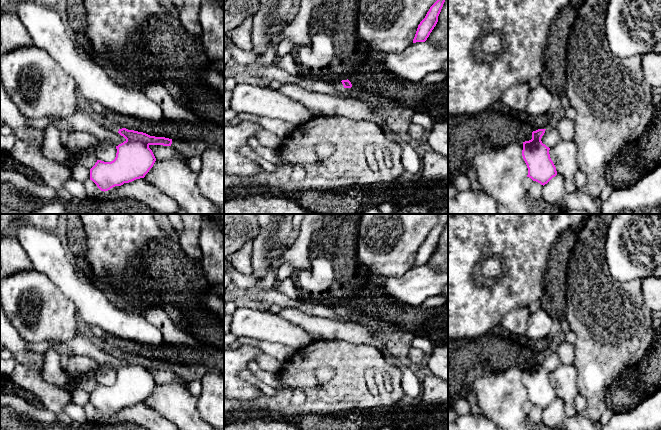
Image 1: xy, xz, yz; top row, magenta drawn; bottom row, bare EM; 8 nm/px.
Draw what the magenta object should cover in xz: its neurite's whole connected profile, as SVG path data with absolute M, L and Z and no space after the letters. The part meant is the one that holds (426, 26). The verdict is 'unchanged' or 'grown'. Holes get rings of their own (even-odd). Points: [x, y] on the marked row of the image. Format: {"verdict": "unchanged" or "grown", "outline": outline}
{"verdict": "unchanged", "outline": "M437 0L427 12L425 18L418 25L413 43L425 42L438 22L445 0Z"}

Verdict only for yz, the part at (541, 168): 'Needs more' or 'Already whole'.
Already whole

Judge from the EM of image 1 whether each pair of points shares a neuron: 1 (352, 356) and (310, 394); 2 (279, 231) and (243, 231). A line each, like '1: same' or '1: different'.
1: same
2: different

